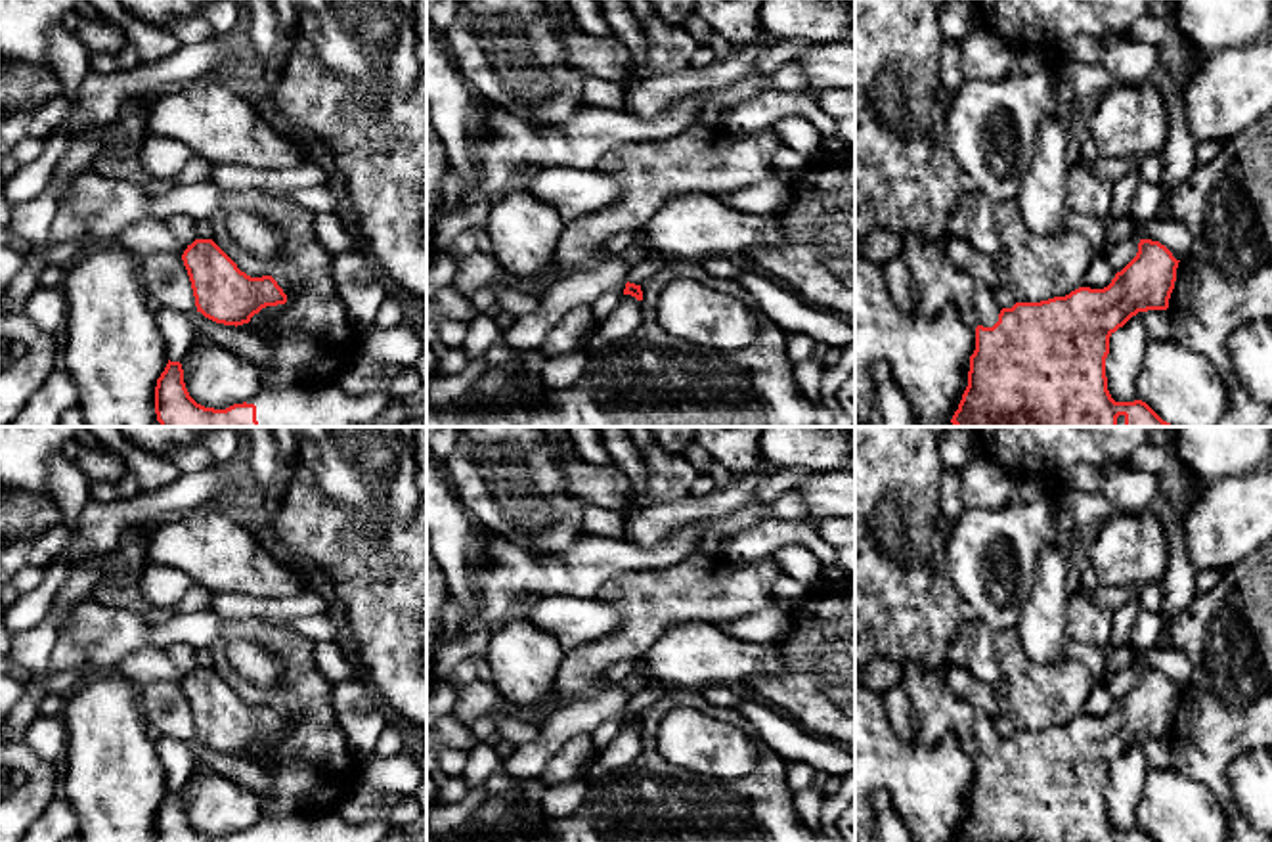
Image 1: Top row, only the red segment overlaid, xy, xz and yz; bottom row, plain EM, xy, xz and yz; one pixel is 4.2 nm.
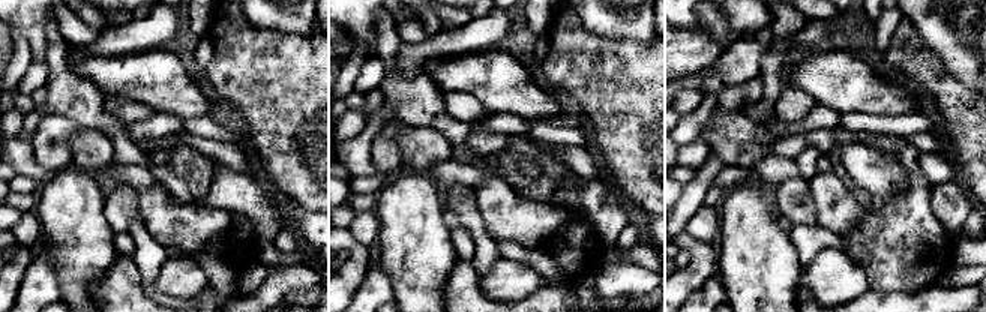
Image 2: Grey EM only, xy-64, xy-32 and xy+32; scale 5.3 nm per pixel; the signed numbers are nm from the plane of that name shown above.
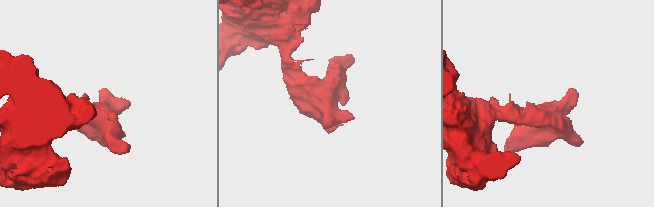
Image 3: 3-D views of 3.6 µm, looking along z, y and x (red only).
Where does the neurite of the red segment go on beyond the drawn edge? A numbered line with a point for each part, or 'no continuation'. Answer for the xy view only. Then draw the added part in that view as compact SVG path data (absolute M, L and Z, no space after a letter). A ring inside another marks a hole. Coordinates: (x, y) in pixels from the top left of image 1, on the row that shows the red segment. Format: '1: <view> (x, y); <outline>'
1: xy (328, 404); M331 381L316 387L264 387L247 404L256 406L260 427L371 427L392 400L398 398L390 392L354 396Z

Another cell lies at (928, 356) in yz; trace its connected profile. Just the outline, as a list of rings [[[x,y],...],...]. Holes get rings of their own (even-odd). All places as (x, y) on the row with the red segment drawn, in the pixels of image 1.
[[[855,251],[855,415],[866,421],[876,394],[874,364],[886,364],[905,392],[914,427],[951,423],[968,387],[972,331],[954,308],[935,318],[897,308],[884,266]]]

